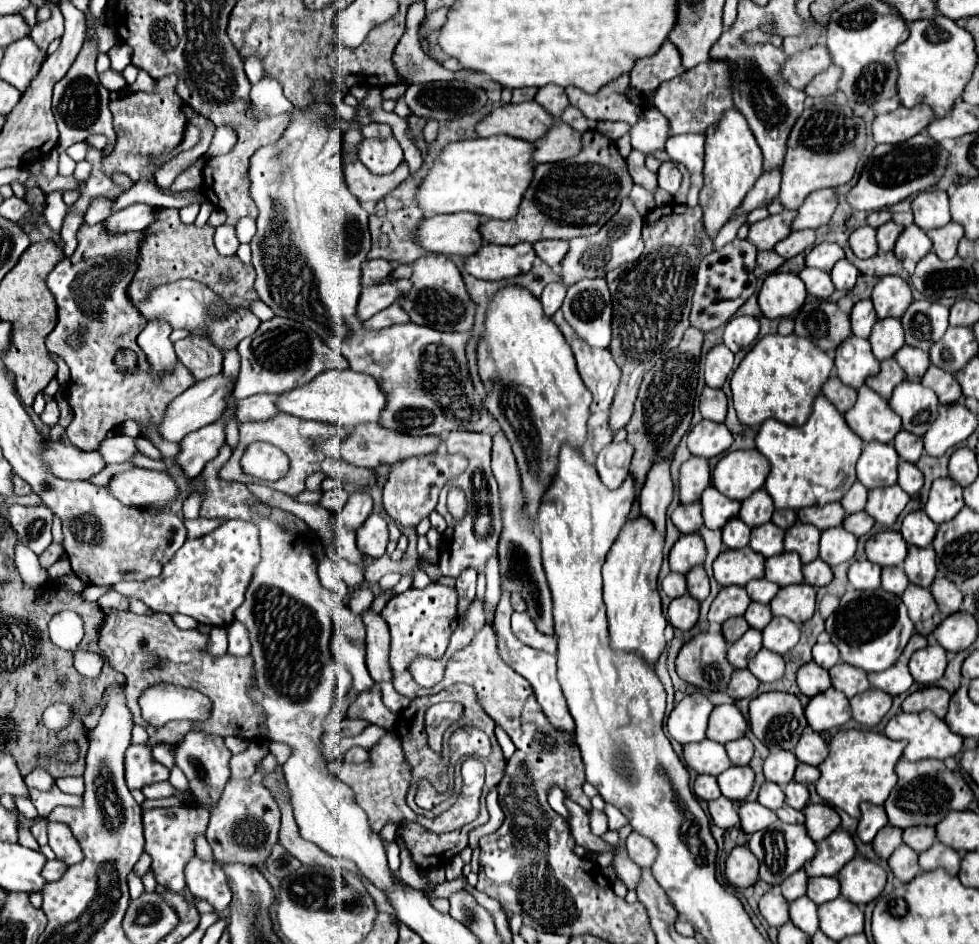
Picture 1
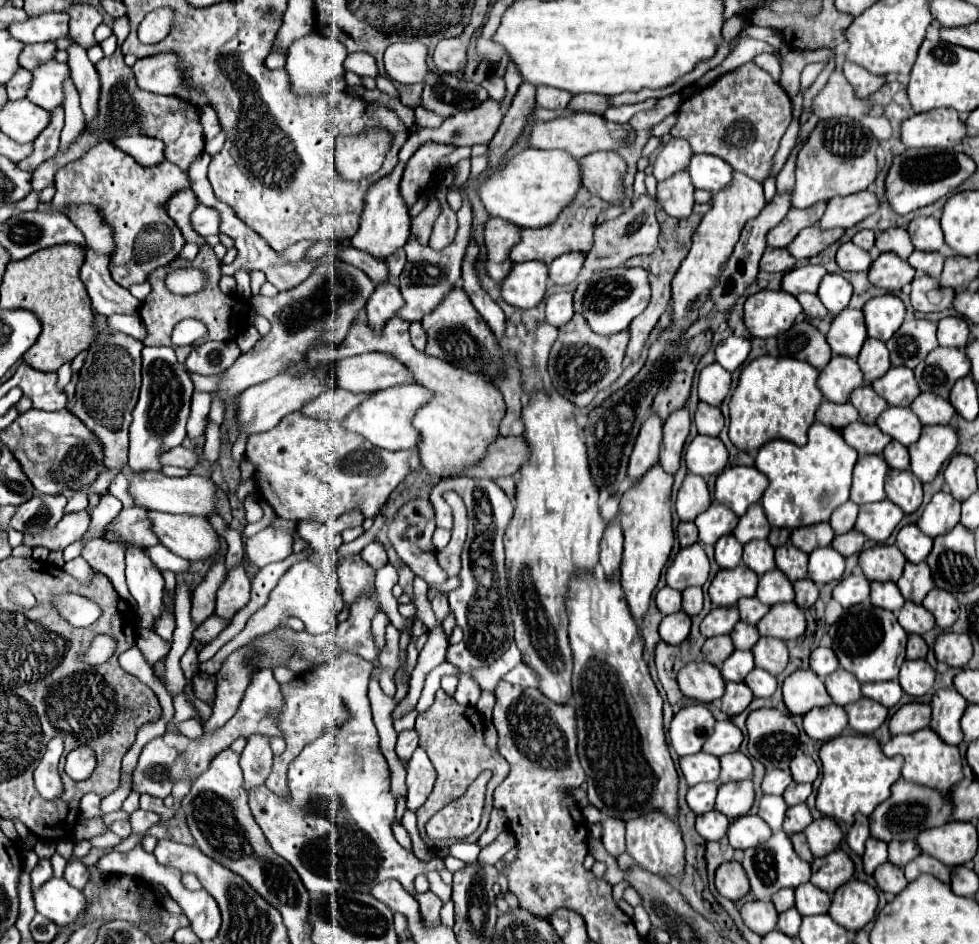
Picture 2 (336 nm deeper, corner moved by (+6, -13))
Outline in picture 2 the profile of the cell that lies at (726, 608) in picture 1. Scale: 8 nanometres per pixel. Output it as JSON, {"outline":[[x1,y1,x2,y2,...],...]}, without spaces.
{"outline":[[730,606,730,608,712,608,710,614,702,620,700,624,700,632,706,636,706,638,712,638,712,636,720,636,720,634,730,634,734,624,740,620,738,616,738,610,736,606]]}

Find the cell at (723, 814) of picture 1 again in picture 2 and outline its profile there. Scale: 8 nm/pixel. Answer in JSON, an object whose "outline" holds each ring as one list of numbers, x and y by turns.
{"outline":[[712,810,696,818,696,830,704,840,720,840,726,834,728,824,728,818,718,810]]}

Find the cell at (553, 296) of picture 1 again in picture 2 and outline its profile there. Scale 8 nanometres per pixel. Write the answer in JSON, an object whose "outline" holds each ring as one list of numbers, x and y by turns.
{"outline":[[560,292,560,294,554,294,546,300,546,322,548,324,560,328,572,316,574,316,574,306,572,306,572,294,570,292]]}

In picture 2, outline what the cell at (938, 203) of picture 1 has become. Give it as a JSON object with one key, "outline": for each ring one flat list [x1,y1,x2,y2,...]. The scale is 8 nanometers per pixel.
{"outline":[[918,216,910,222,908,234,916,246,916,250,938,252,944,246,944,234,940,228,940,220,932,216]]}

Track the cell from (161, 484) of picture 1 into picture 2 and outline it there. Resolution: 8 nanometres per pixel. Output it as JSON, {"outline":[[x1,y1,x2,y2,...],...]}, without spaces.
{"outline":[[150,512,160,542,186,560,206,560,220,550,220,536,206,518]]}

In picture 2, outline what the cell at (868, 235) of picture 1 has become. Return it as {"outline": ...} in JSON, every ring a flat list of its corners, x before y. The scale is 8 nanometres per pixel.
{"outline":[[846,242,838,248,836,252,836,262,842,270,850,270,850,272,868,272,872,258,866,250,860,250,860,246,856,246,854,242]]}

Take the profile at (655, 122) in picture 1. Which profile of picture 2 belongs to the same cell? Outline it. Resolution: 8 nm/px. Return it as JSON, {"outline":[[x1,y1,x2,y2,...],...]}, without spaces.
{"outline":[[672,138,660,152,656,164,654,164,654,176,658,182,668,180,676,172,688,170,690,158,692,158,692,148,684,138]]}

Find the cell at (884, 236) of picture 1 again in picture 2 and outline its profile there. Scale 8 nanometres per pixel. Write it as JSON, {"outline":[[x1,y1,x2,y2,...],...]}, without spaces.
{"outline":[[888,228,876,238,876,248,880,252,894,252,906,260,914,252,914,244,904,228]]}

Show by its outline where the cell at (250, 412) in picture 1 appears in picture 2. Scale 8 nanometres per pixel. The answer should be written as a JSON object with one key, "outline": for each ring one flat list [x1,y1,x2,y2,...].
{"outline":[[344,388,330,390,320,398,312,400,302,408,302,414,310,418,324,418,324,420,342,420,346,418,356,406,360,406,372,394,354,394]]}

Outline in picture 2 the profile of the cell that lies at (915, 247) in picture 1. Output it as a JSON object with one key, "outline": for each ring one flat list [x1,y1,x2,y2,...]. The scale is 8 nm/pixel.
{"outline":[[886,252,886,254,880,254,872,266,870,266,870,272,868,272,868,280,876,286,876,288,884,288,892,294,900,292,904,284,910,284,912,278,914,278,914,272,906,260,898,258,896,254,892,252]]}

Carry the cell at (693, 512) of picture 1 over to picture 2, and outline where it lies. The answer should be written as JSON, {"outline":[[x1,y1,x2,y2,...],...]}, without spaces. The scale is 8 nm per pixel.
{"outline":[[680,522,678,524,678,542,682,548,698,542,698,530,696,530,694,522]]}

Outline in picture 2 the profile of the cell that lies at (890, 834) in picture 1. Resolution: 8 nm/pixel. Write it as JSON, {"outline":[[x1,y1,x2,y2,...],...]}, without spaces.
{"outline":[[868,838,866,842,866,852,862,856,864,860,864,872,872,874,880,864,884,864,888,860,888,850,886,850,886,842,880,842,876,838]]}

